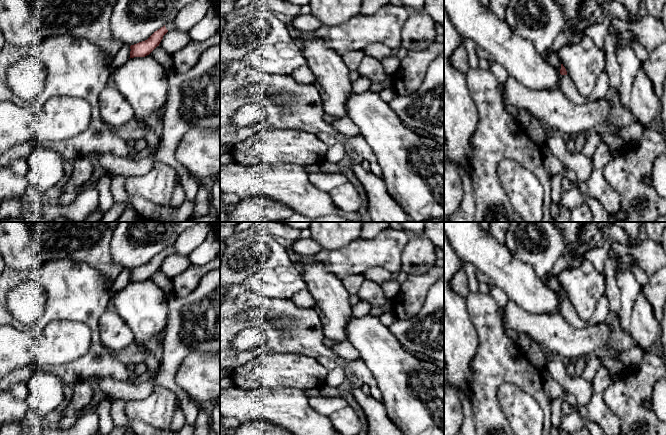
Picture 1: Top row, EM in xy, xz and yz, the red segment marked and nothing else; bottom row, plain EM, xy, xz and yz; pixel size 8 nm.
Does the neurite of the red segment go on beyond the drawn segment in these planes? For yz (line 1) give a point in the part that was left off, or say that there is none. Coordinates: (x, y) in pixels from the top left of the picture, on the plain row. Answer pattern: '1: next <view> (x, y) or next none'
1: next yz (567, 311)

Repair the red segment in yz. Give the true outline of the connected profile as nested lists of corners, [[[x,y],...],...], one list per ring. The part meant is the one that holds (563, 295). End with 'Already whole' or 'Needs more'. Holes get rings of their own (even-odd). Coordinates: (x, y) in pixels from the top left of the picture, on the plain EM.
[[[561,288],[560,293],[561,300],[561,306],[560,306],[560,314],[561,316],[573,327],[575,328],[586,328],[589,326],[589,323],[586,321],[583,321],[579,315],[577,314],[575,308],[572,306],[572,304],[567,299],[567,295],[563,288]]]. Needs more

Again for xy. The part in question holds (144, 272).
[[[173,245],[155,255],[147,264],[130,270],[130,282],[145,281],[149,279],[157,270],[159,270],[163,260],[171,254],[176,254]]]. Needs more

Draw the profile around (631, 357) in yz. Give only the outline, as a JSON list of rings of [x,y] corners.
[[[634,346],[624,351],[621,351],[616,357],[619,361],[625,364],[630,369],[638,367],[644,356],[644,350],[639,346]]]

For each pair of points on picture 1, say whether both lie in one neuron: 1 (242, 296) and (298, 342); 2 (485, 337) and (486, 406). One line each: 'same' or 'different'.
1: same
2: same

